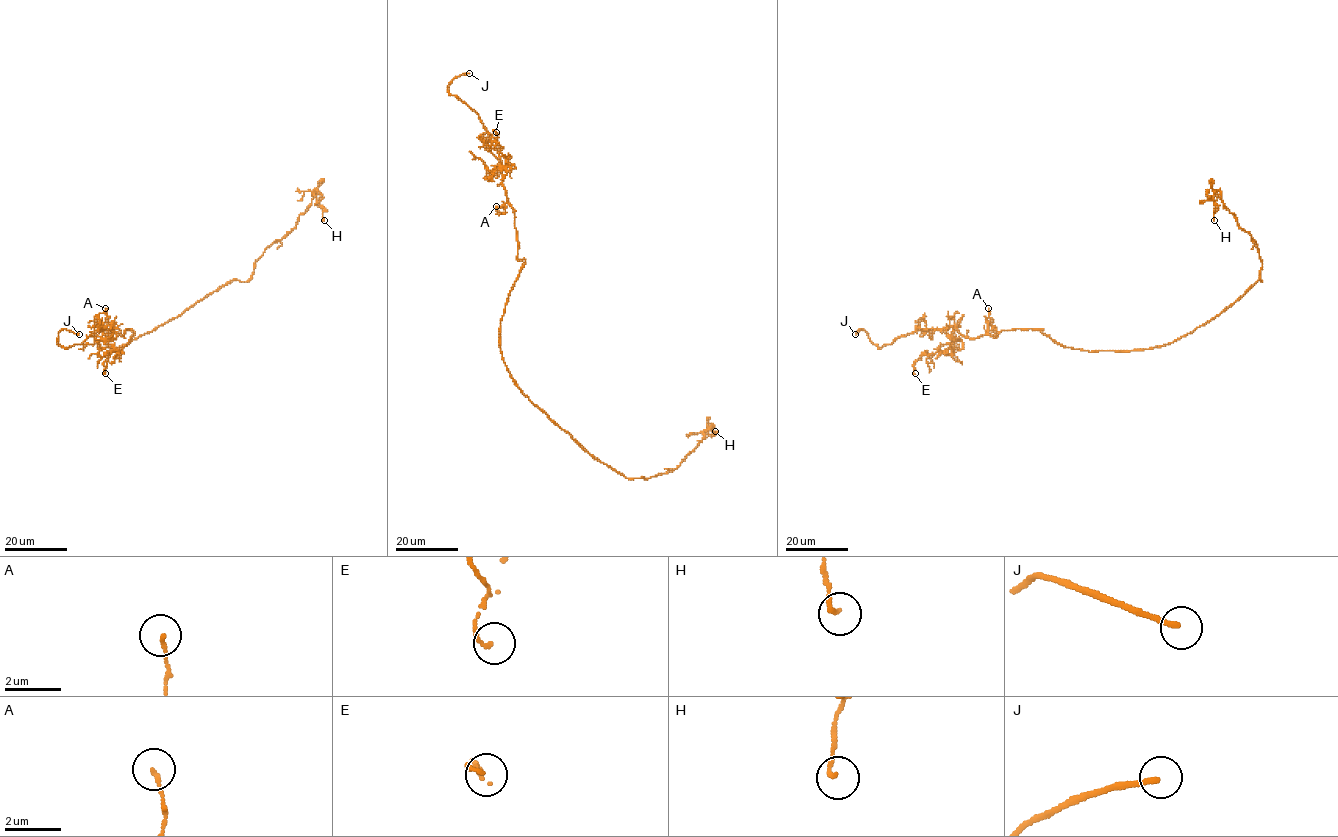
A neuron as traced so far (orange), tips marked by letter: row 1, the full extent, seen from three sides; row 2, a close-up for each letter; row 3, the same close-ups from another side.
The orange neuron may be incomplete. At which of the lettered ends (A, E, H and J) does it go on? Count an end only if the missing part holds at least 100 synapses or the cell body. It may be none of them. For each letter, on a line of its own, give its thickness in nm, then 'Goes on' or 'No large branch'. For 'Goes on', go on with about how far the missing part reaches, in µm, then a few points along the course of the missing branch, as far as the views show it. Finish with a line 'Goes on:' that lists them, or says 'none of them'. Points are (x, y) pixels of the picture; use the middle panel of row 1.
A: Thickness 120 nm. No large branch
E: Thickness 120 nm. No large branch
H: Thickness 150 nm. No large branch
J: Thickness 190 nm. Goes on. Missing length about 35 µm. Course of what is missing: (469, 73), (504, 73), (512, 67), (549, 63)
Goes on: J

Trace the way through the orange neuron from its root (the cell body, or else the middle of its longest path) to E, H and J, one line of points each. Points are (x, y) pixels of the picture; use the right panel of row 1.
E: (1142, 349), (1067, 348), (1043, 329), (970, 338), (950, 327), (953, 344), (922, 354), (913, 362), (915, 373)
H: (1142, 349), (1168, 344), (1194, 331), (1261, 281), (1262, 261), (1256, 244), (1215, 193), (1214, 220)
J: (1142, 349), (1067, 348), (1043, 329), (973, 338), (953, 327), (921, 329), (880, 348), (863, 330), (855, 334)

